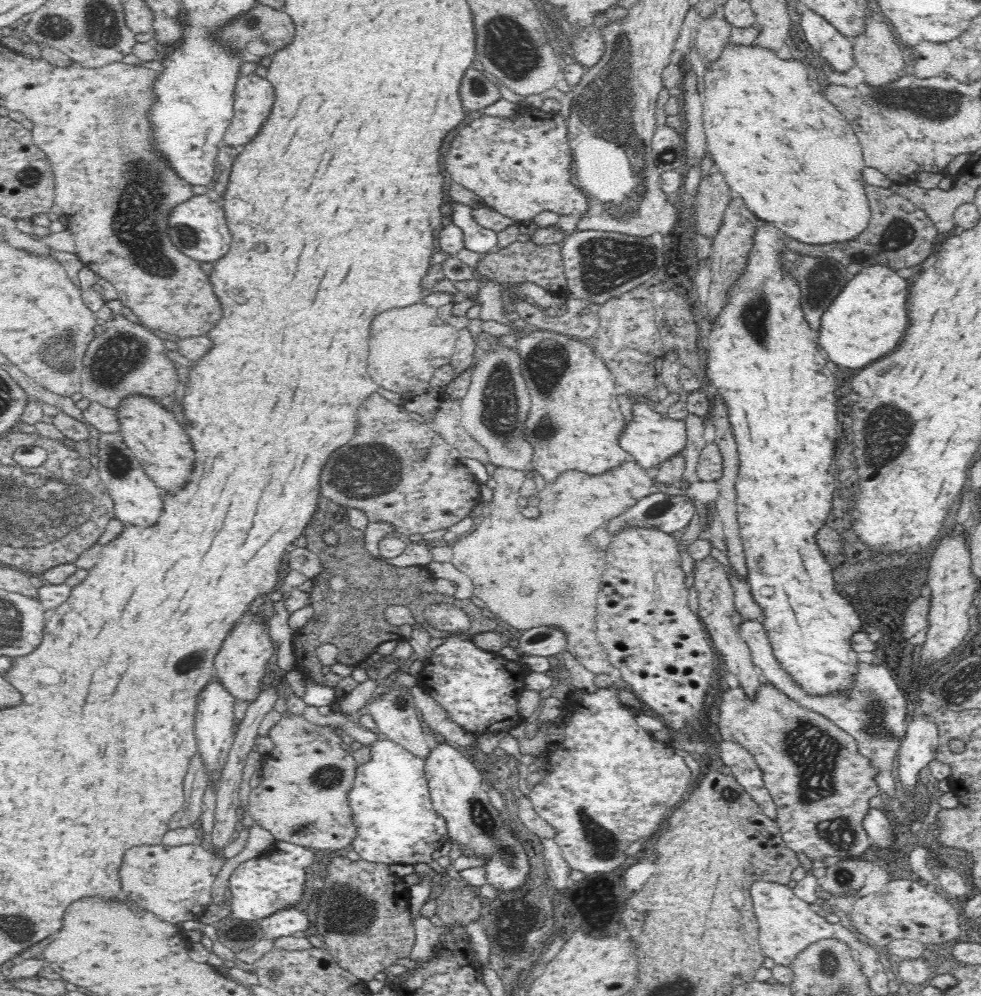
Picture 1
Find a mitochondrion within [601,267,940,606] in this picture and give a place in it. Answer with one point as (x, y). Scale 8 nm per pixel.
(888, 439)

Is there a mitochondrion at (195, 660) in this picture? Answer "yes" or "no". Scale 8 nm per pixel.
yes

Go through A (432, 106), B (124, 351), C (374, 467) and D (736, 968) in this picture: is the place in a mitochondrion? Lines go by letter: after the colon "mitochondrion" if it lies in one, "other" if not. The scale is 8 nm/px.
A: other
B: mitochondrion
C: mitochondrion
D: other

